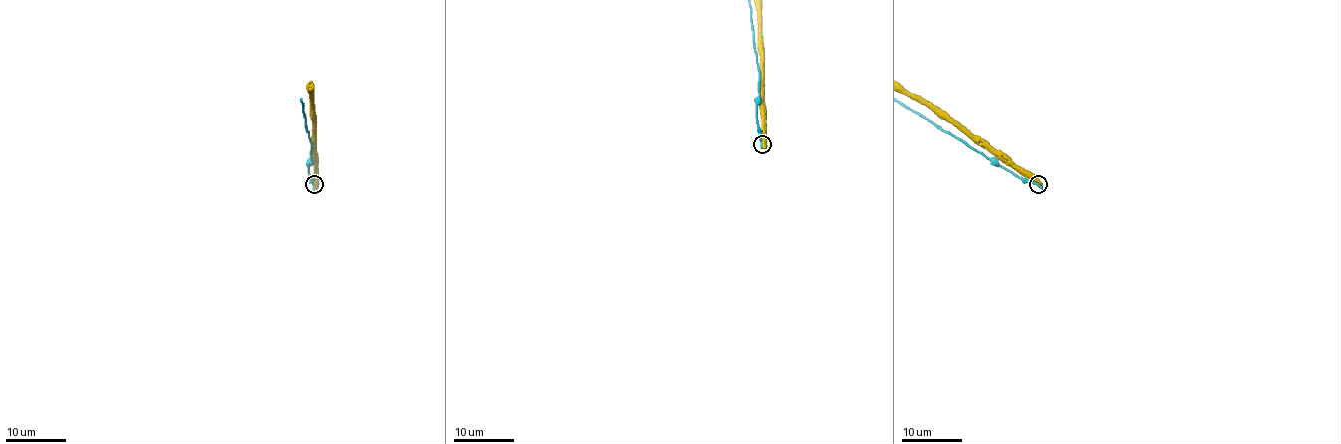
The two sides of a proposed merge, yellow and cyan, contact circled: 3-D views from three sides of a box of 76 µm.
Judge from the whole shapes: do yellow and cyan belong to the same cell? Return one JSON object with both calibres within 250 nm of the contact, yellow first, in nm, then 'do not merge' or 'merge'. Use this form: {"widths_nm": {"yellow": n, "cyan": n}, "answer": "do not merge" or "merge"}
{"widths_nm": {"yellow": 800, "cyan": 360}, "answer": "do not merge"}

